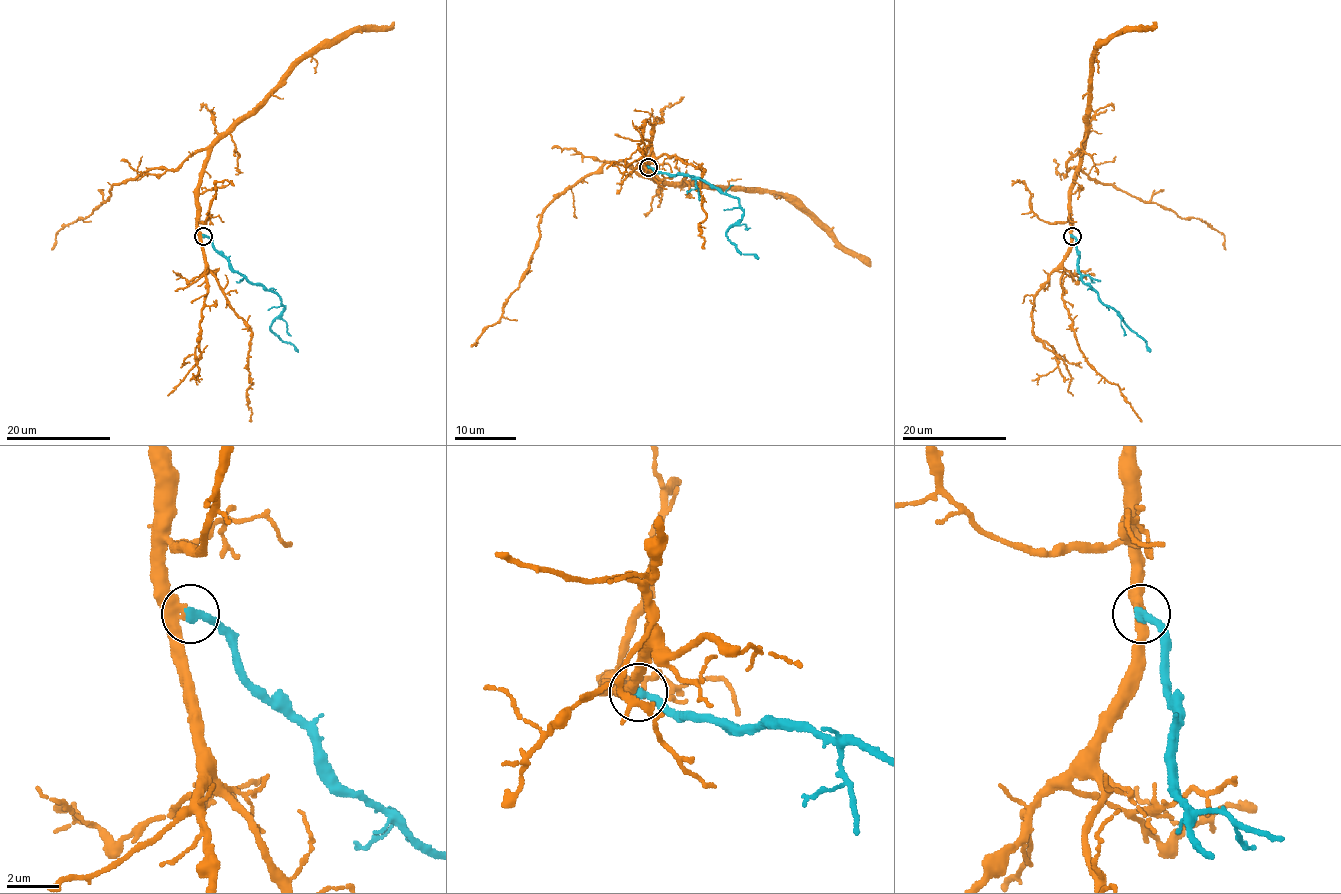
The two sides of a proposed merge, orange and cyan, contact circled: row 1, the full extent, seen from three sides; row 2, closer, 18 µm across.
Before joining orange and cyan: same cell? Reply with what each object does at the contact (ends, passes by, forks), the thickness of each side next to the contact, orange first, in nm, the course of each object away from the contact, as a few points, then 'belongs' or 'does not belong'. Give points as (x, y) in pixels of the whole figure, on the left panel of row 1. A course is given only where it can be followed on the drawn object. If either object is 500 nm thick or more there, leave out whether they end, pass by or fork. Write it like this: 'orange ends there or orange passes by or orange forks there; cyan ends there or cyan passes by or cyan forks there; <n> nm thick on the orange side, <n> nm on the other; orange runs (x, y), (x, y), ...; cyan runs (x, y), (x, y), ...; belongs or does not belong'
orange passes by; cyan ends there; 400 nm thick on the orange side, 380 nm on the other; orange runs (204, 236), (206, 151), (196, 150), (176, 168), (115, 184), (57, 232), (51, 249); cyan runs (204, 236), (234, 270), (278, 296), (284, 310), (270, 329), (283, 342), (290, 342), (298, 352); belongs

